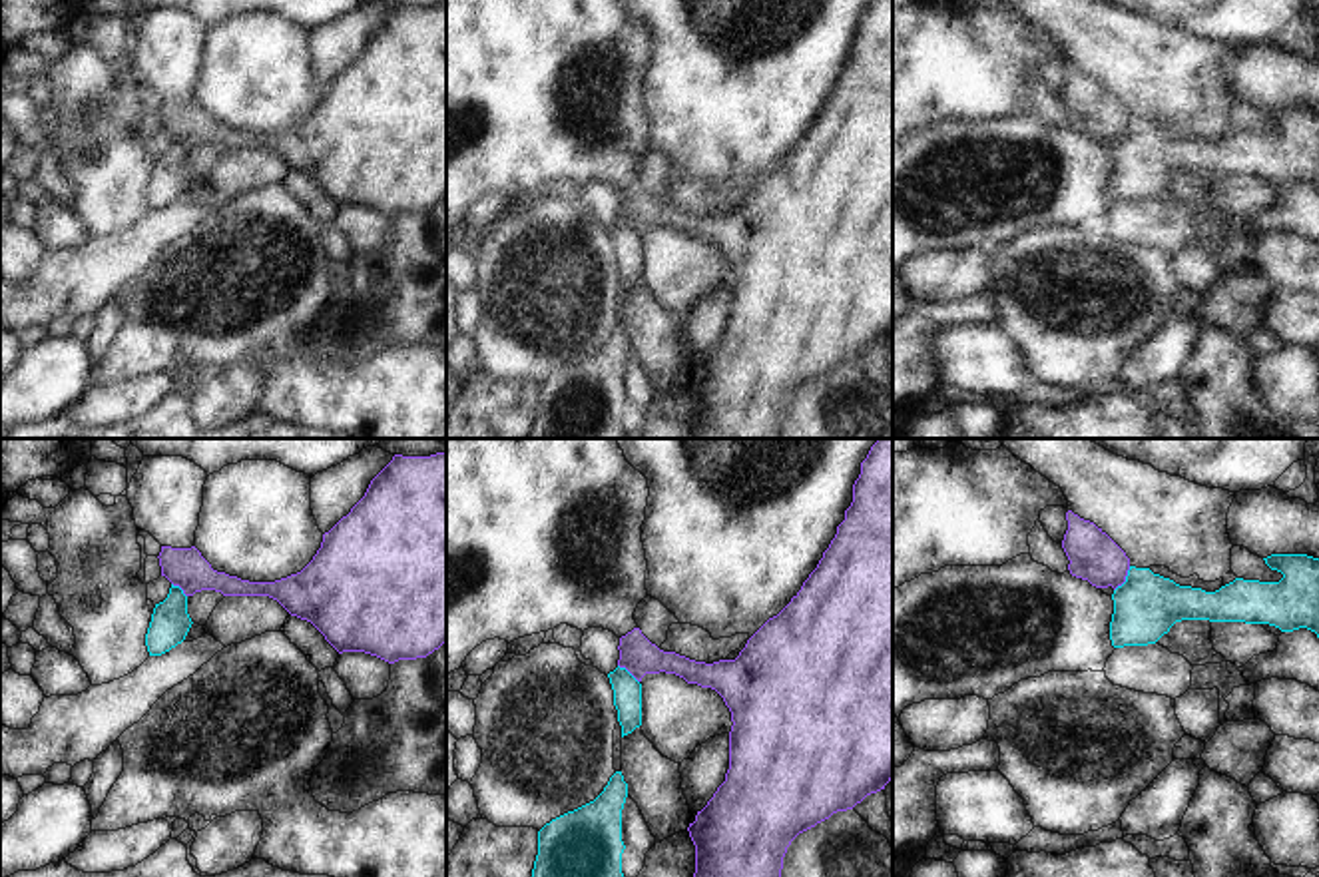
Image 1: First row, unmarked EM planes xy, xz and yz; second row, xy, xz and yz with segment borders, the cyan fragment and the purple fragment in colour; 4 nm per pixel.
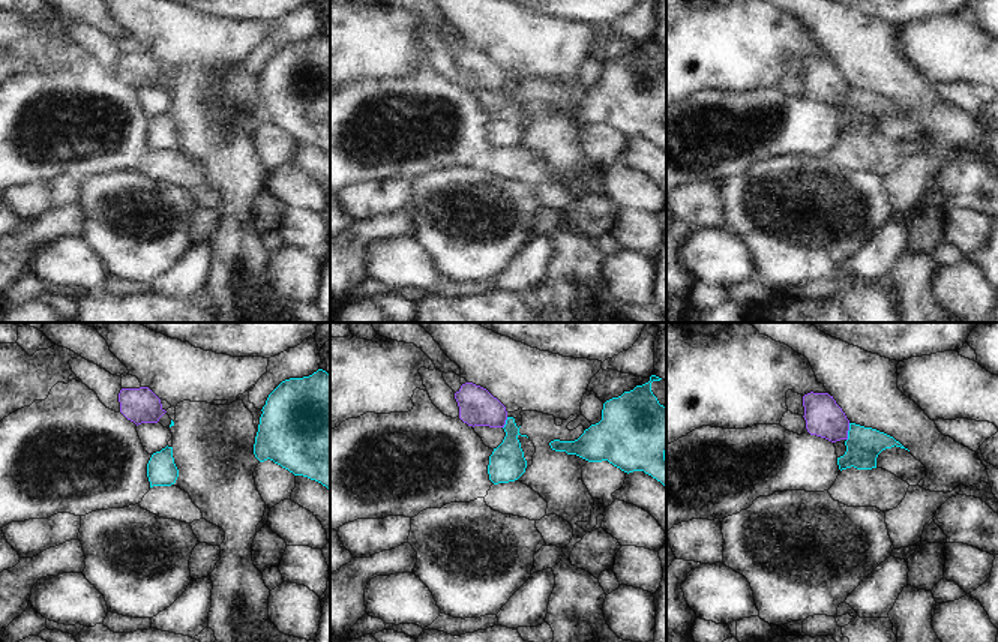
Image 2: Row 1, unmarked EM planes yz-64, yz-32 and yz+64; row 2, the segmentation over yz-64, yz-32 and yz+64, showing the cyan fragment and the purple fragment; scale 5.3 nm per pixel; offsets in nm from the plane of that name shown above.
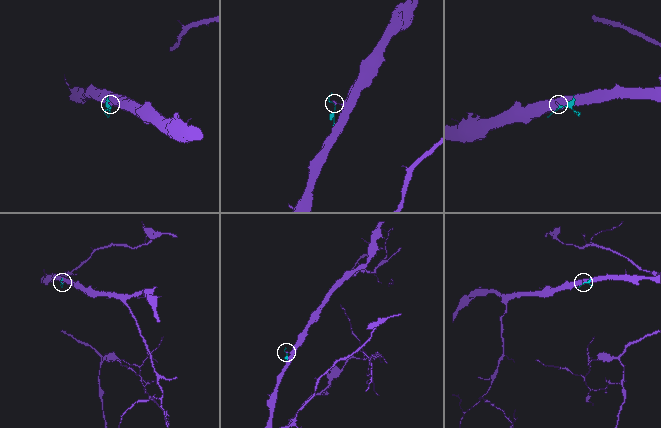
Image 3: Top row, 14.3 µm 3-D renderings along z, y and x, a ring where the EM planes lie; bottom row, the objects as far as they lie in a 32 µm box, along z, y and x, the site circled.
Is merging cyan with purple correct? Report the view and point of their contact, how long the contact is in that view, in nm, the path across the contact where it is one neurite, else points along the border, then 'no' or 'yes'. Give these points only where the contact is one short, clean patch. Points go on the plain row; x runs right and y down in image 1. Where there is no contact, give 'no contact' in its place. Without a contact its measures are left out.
meets cyan in yz at (1126, 132); contact 120 nm long; border along yz (1130, 120), (1114, 144); no

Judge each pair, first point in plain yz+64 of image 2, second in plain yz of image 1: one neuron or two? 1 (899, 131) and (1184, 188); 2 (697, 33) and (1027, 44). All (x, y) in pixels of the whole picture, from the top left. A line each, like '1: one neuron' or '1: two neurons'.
1: two neurons
2: one neuron

